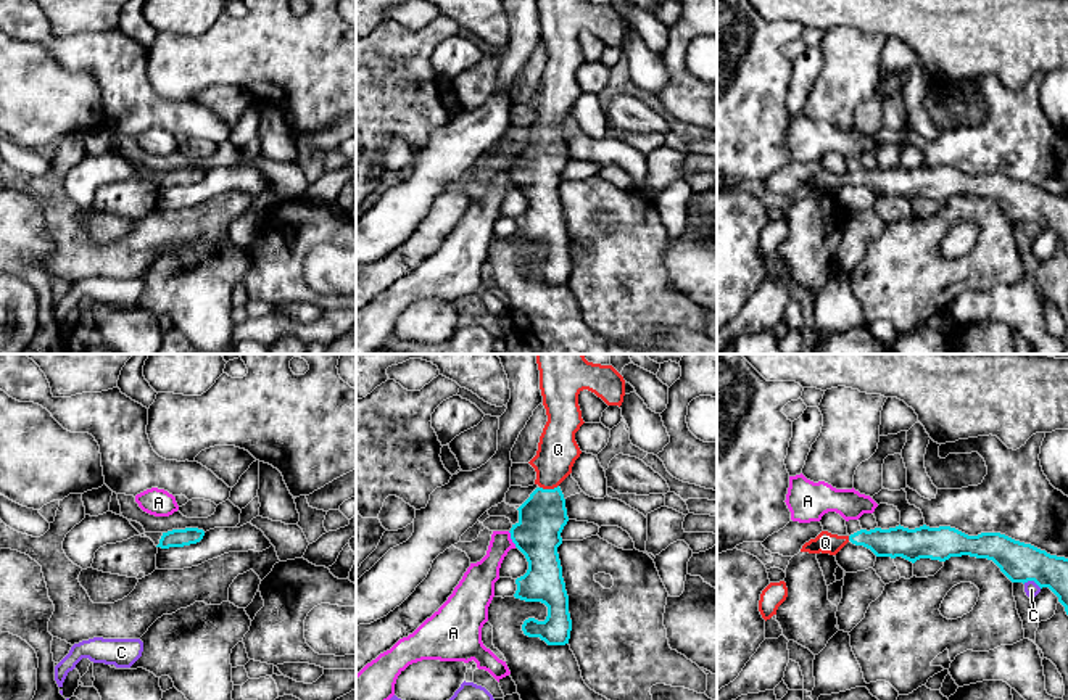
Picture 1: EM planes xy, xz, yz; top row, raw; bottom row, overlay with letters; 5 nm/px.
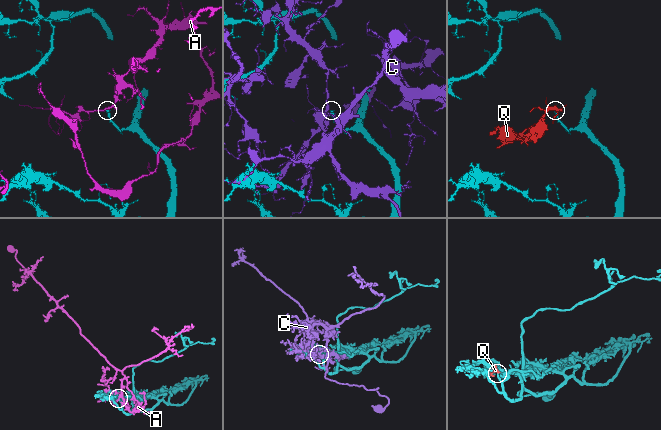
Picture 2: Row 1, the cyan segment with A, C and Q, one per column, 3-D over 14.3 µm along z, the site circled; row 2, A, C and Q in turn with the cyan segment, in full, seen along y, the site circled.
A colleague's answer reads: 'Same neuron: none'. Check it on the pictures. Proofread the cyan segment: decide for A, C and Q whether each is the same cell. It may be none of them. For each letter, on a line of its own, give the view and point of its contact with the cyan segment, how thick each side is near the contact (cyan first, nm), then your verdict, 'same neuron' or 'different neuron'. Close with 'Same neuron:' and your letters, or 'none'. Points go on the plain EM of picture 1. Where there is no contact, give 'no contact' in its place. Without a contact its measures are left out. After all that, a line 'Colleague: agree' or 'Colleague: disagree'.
A: xz (511, 177) | 240/150 nm | different neuron
C: yz (1033, 219) | 200/70 nm | different neuron
Q: xz (548, 129) | 240/200 nm | same neuron
Same neuron: Q
Colleague: disagree

